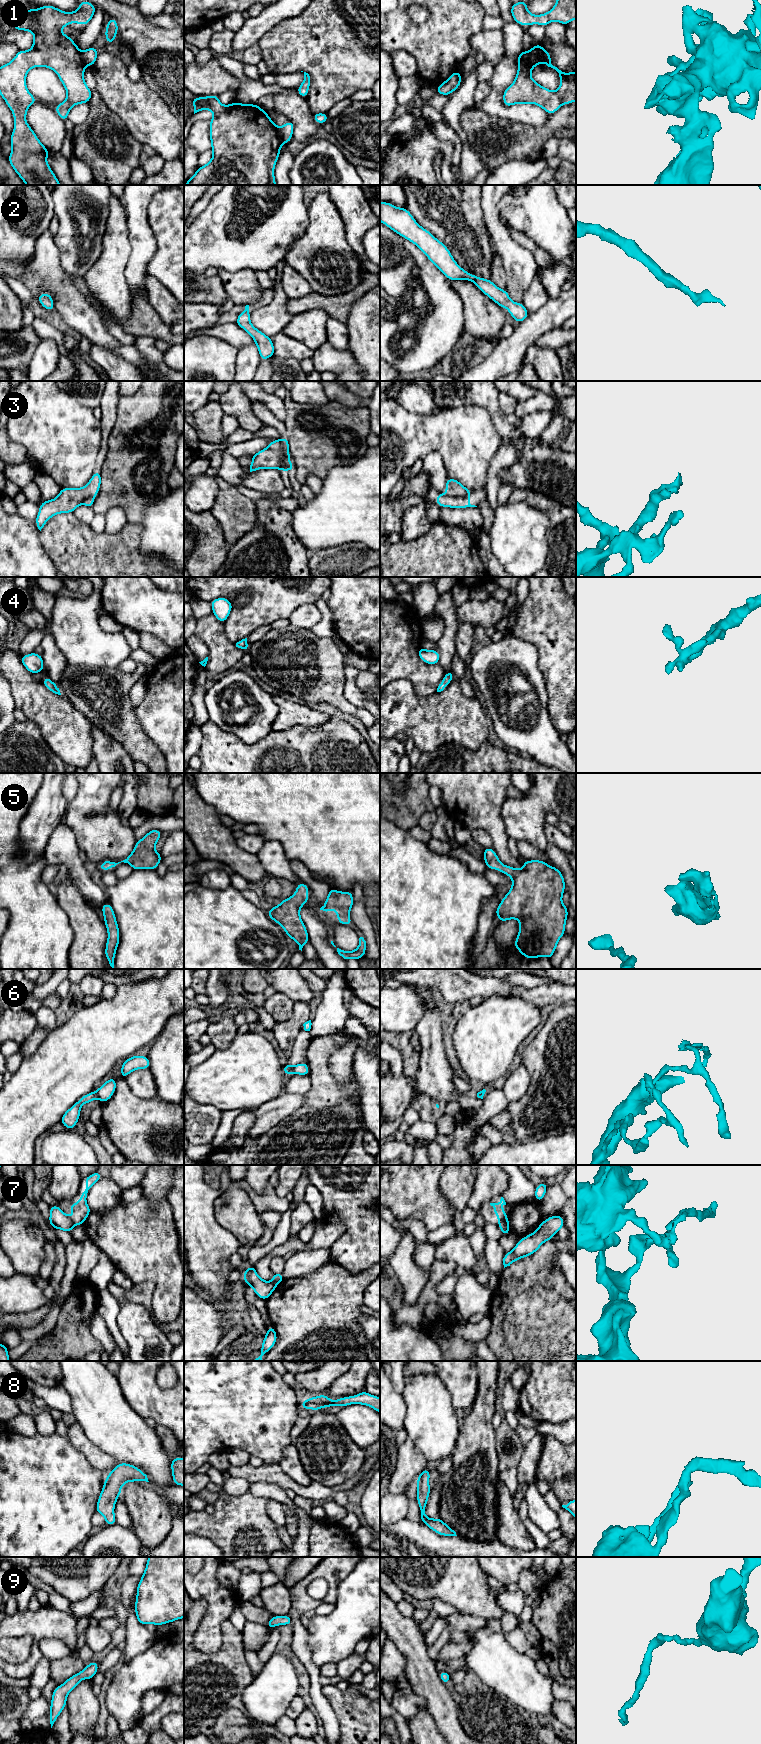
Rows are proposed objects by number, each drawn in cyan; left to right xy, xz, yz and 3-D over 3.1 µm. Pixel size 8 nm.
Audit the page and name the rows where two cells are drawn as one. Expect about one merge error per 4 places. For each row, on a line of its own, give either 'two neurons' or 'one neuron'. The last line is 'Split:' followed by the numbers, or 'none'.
1: two neurons
2: one neuron
3: two neurons
4: one neuron
5: one neuron
6: two neurons
7: two neurons
8: one neuron
9: one neuron
Split: 1, 3, 6, 7

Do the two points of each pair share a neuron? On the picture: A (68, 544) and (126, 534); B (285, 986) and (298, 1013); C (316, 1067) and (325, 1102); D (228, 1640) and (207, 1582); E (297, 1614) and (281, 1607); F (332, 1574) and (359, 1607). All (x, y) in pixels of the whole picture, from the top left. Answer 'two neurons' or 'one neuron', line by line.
A: one neuron
B: two neurons
C: one neuron
D: two neurons
E: two neurons
F: two neurons

